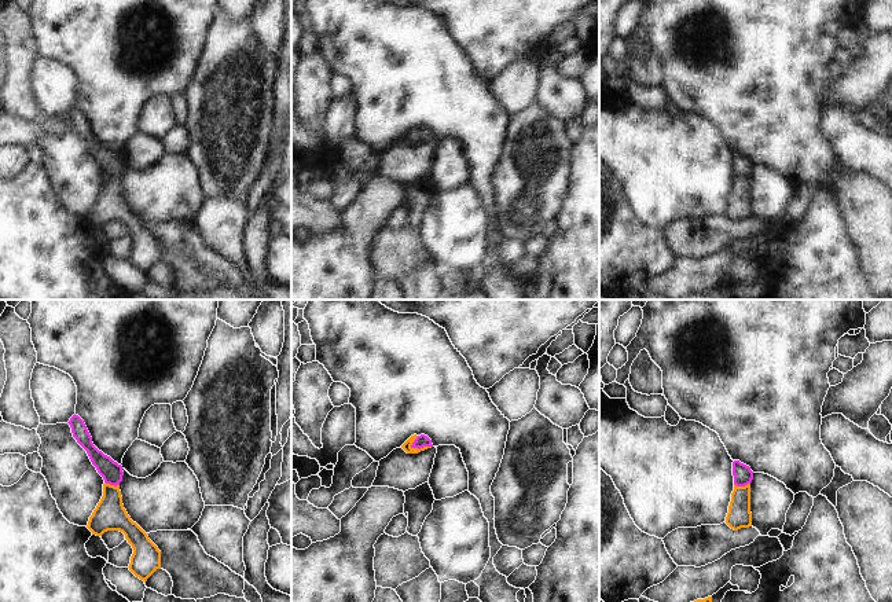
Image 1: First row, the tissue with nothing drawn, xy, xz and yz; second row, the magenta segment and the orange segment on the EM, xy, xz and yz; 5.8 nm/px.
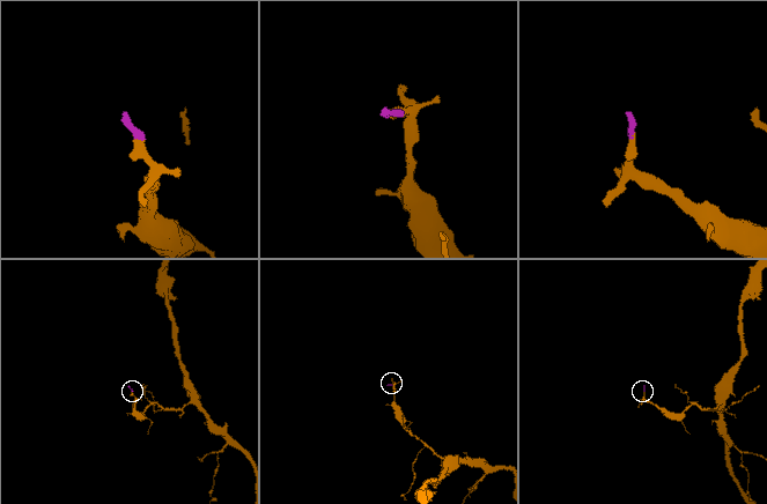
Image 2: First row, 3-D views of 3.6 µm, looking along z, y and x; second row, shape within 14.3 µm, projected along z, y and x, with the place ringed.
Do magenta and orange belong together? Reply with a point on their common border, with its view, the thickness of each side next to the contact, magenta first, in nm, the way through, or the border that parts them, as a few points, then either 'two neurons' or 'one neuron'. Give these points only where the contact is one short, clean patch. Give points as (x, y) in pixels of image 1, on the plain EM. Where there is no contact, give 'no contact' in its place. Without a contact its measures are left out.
meets magenta in xz at (421, 139); 70 nm thick on the magenta side, 50 nm on the other; runs through xz (422, 132), (421, 139), (407, 138); one neuron

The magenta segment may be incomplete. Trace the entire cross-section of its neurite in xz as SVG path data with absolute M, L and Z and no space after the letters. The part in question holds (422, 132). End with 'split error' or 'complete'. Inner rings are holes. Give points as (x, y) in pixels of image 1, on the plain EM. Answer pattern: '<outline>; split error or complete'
M414 126L401 137L401 140L407 146L418 146L432 139L433 139L432 132L425 126L421 128Z; split error

